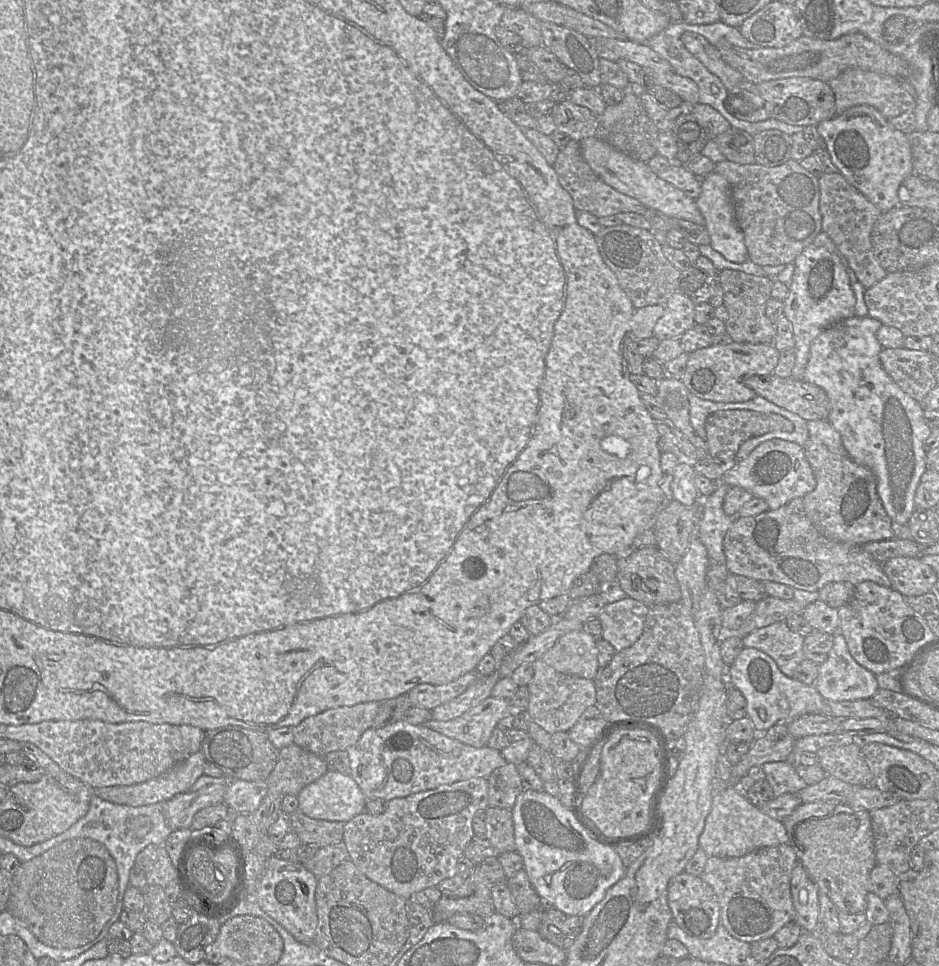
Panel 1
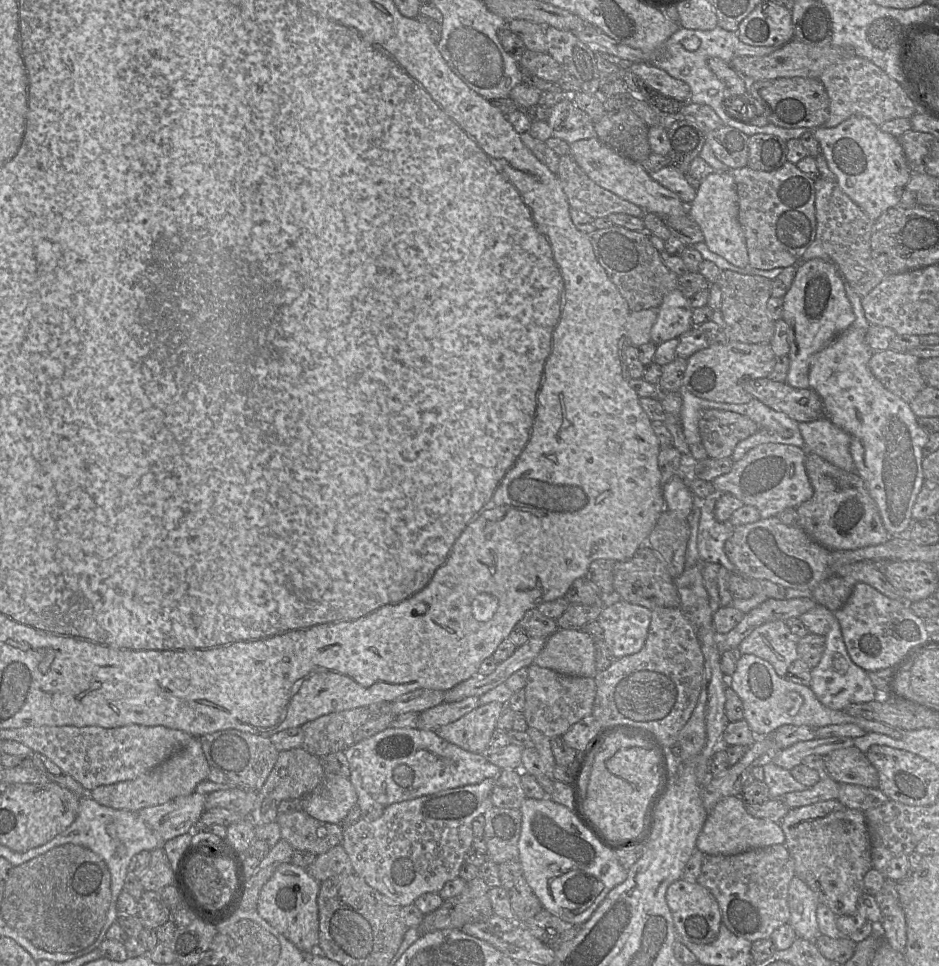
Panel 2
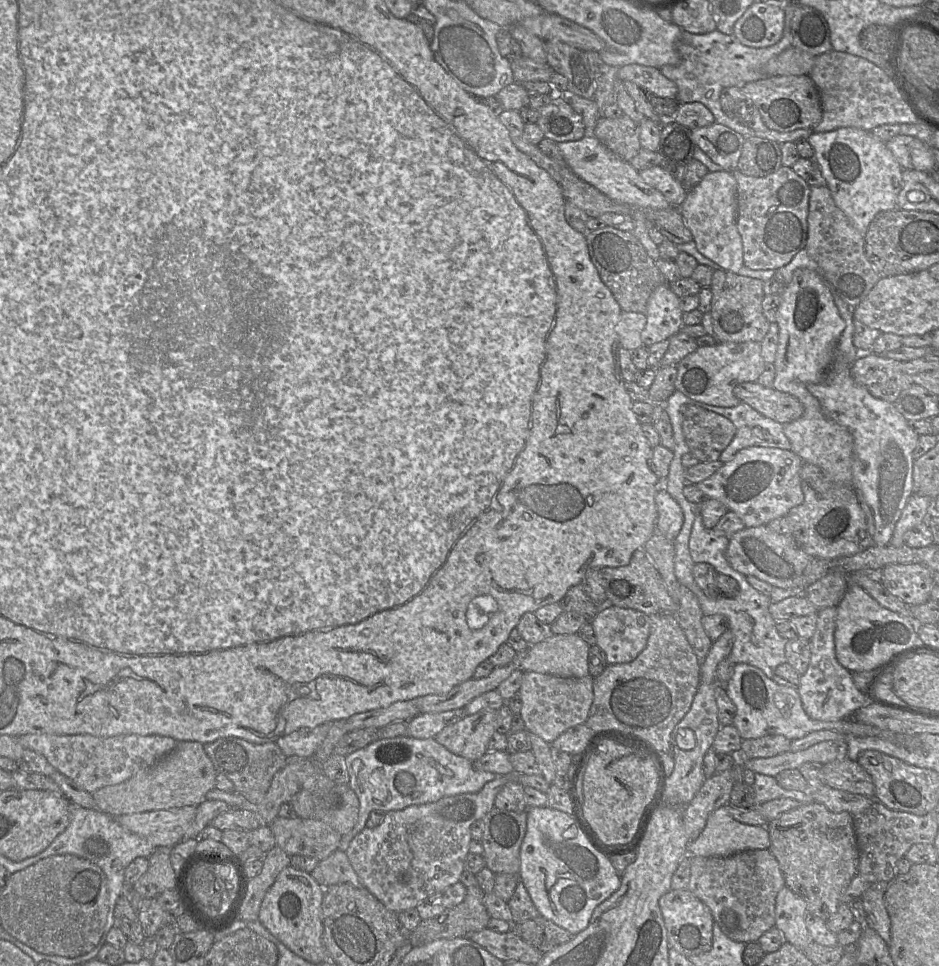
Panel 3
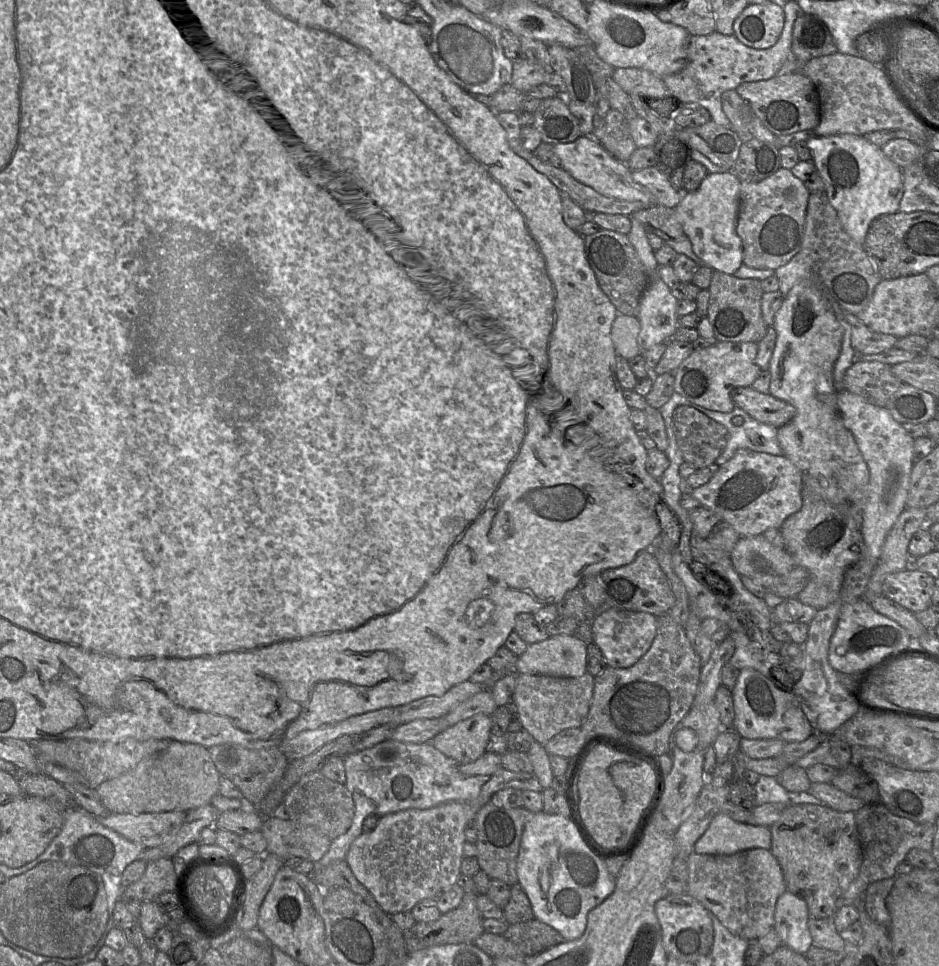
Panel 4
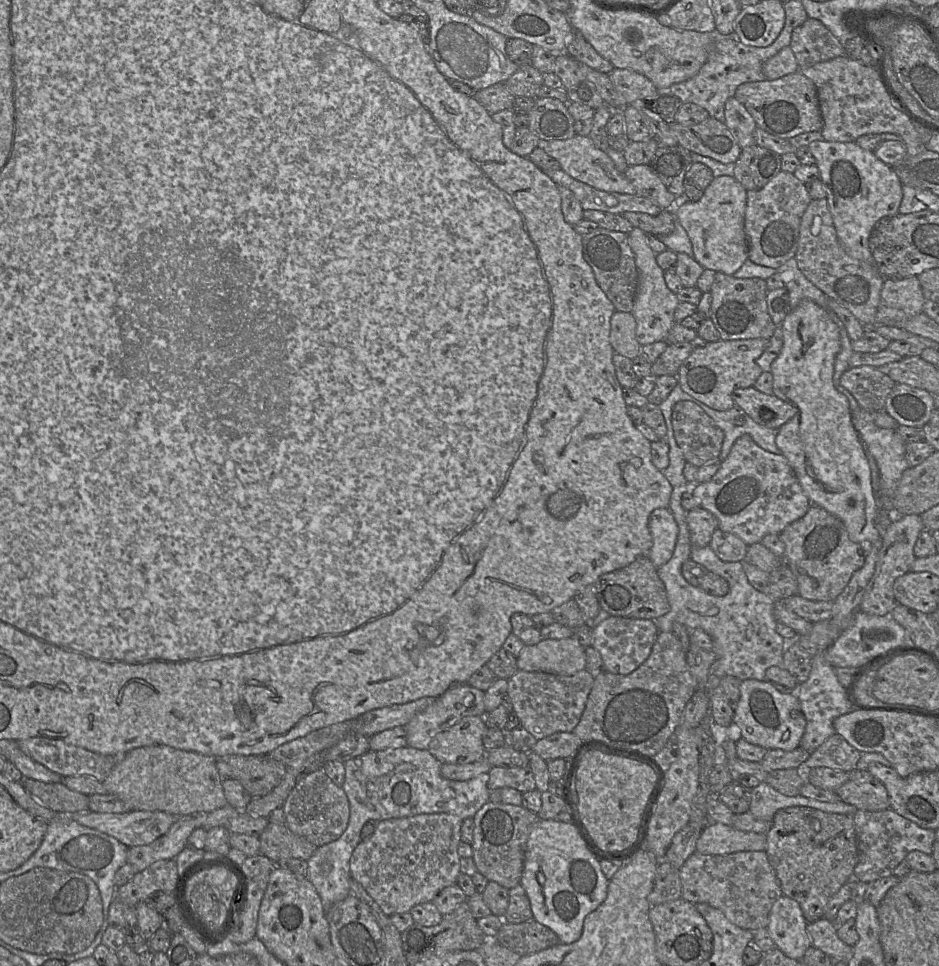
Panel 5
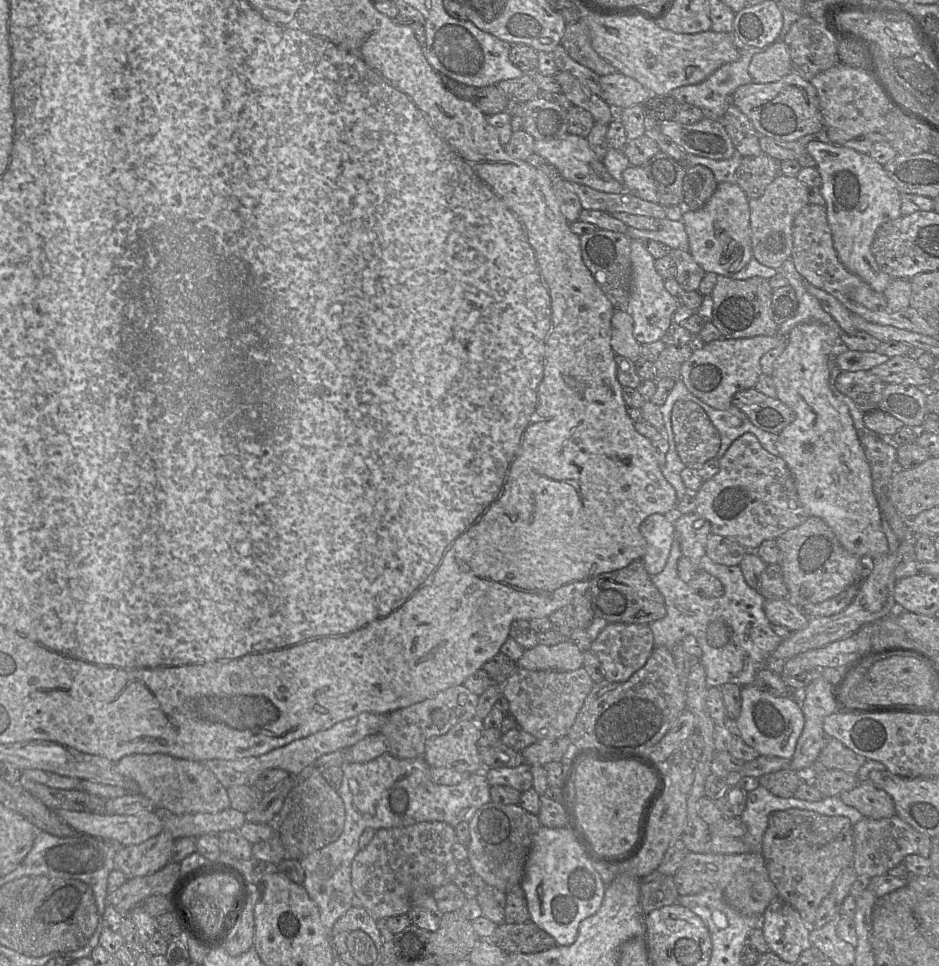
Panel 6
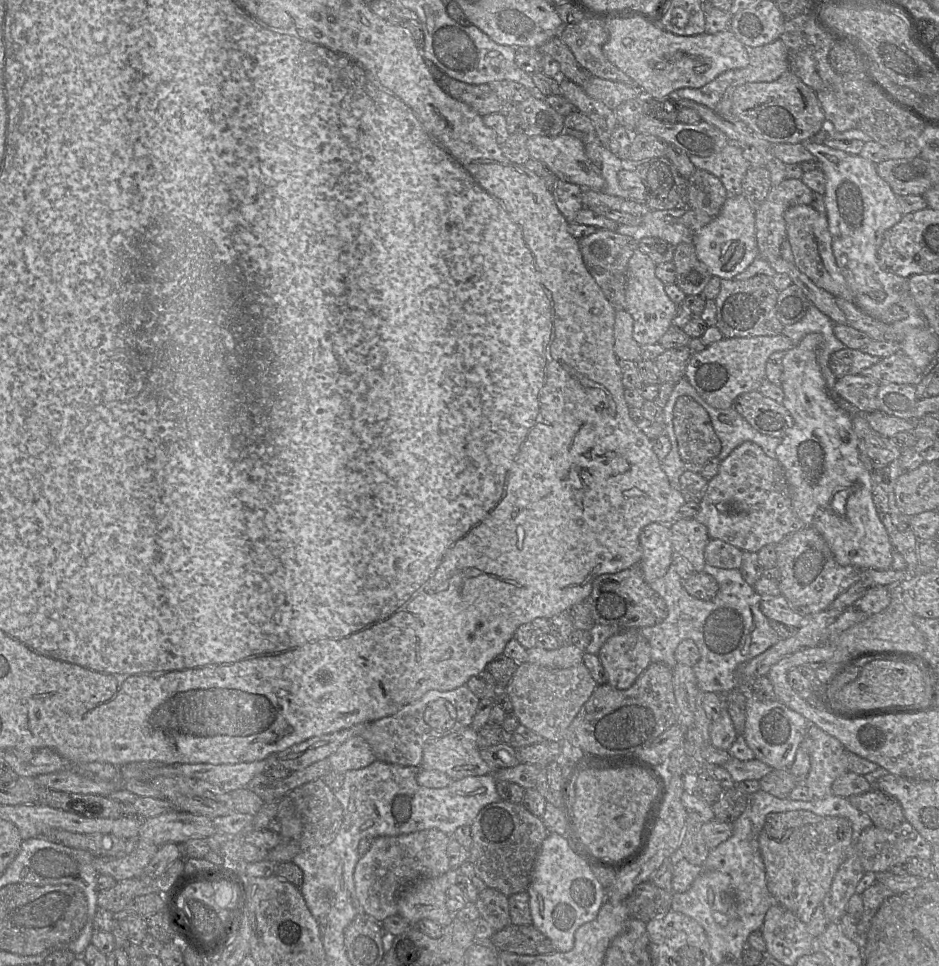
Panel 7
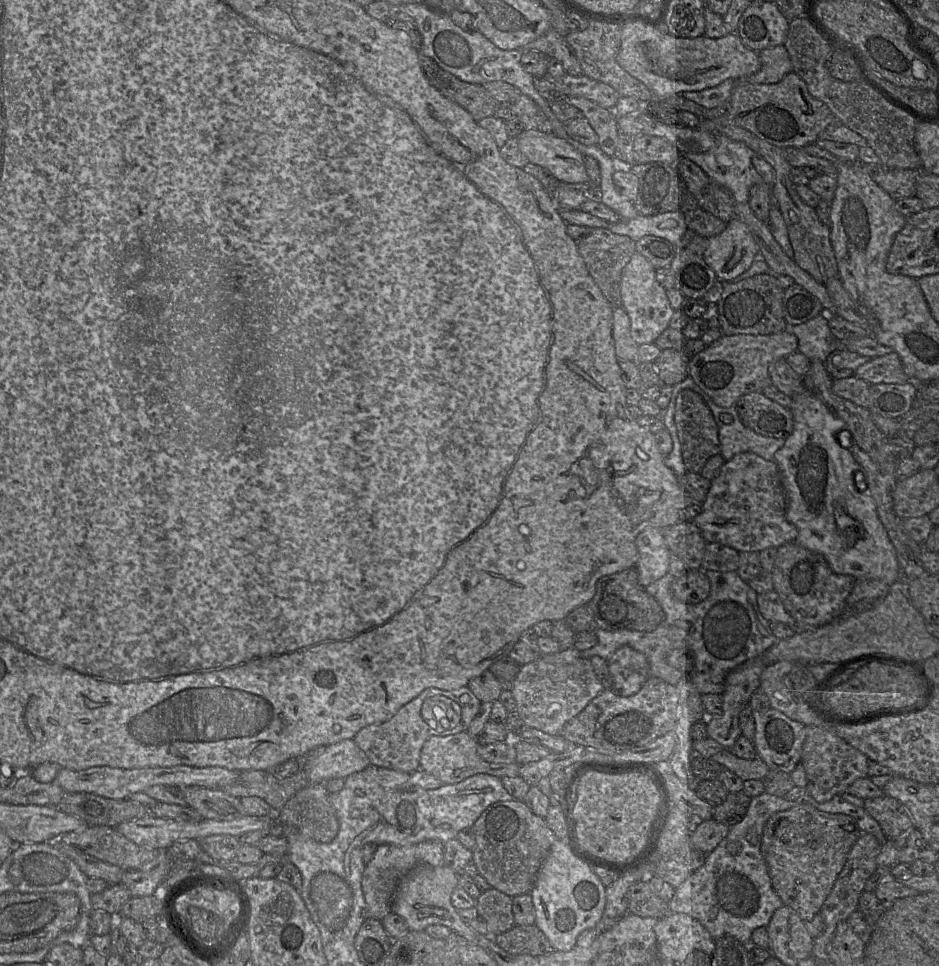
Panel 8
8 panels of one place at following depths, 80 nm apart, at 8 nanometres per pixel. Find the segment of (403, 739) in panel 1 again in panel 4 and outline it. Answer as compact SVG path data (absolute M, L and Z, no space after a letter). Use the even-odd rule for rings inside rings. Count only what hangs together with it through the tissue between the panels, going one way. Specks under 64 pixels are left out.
M392 739L344 757L345 786L352 794L355 814L349 830L332 840L327 853L314 862L313 873L321 873L333 862L346 861L350 846L362 834L363 822L369 815L383 817L408 809L429 809L447 802L476 799L490 776L465 776L459 771L459 765L437 750L431 742L403 743Z

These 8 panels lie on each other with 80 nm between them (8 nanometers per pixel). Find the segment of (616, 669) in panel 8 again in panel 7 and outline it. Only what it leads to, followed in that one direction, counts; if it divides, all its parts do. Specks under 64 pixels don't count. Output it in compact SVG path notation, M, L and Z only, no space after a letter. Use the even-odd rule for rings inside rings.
M627 629L608 638L597 654L607 675L607 683L619 690L630 688L651 664L650 645L639 629Z

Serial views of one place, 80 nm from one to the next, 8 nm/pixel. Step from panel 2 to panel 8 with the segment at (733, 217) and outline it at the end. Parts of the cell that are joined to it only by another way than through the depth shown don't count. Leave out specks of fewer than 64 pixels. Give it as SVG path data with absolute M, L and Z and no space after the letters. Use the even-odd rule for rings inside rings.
M735 217L727 223L725 230L708 238L704 261L716 273L718 280L731 281L747 271L759 256L759 247L748 226Z

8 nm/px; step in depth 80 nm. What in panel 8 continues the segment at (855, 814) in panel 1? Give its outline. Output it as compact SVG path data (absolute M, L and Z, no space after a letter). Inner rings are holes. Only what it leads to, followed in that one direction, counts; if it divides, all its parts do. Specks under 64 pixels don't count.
M795 807L773 814L762 831L761 853L771 893L779 906L800 922L811 921L860 834L853 818L843 814L819 813L809 807Z

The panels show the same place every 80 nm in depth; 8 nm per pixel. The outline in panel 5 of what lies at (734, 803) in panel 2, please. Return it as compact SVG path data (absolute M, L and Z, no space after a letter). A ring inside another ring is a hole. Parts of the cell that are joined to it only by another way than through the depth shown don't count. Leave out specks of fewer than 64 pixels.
M710 823L701 831L695 851L703 855L727 855L741 851L766 851L766 847L766 834Z

